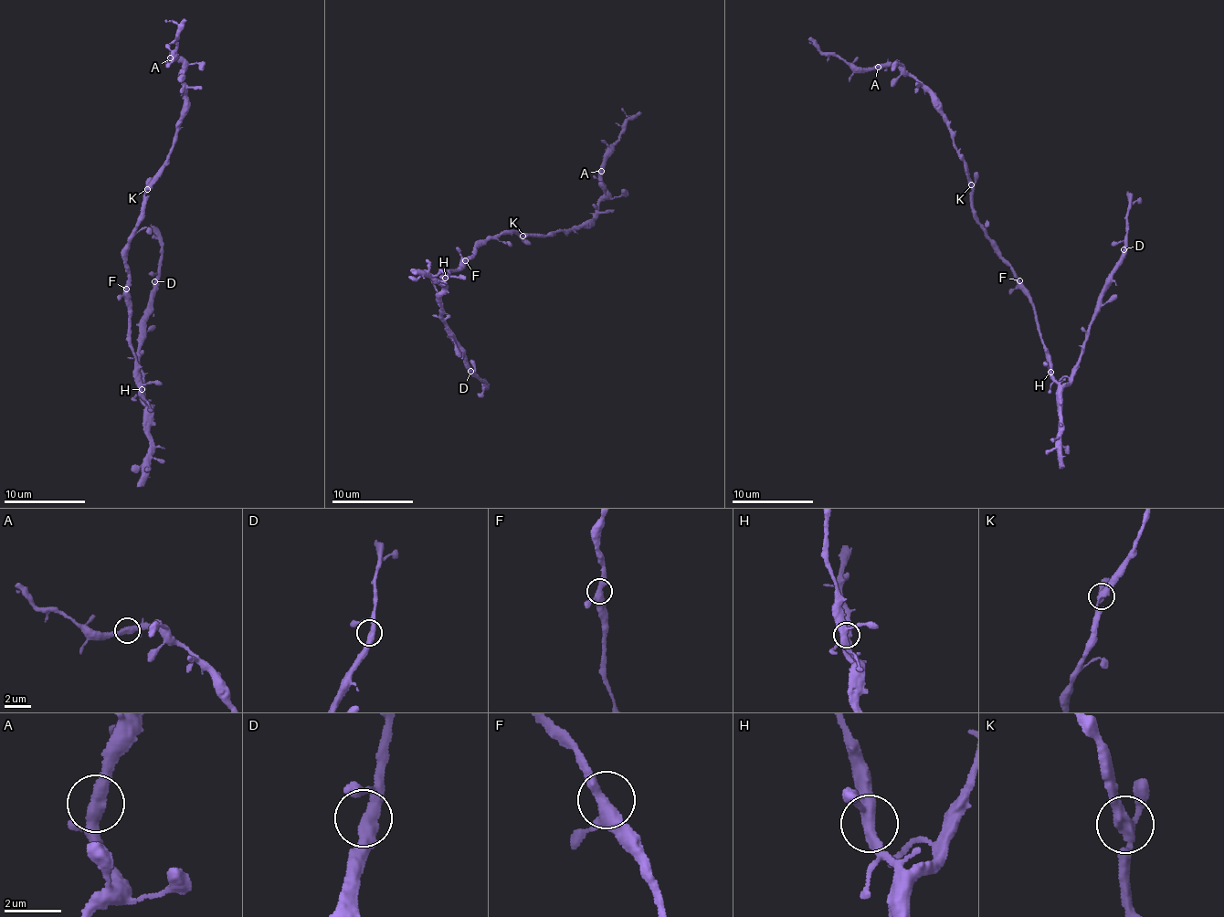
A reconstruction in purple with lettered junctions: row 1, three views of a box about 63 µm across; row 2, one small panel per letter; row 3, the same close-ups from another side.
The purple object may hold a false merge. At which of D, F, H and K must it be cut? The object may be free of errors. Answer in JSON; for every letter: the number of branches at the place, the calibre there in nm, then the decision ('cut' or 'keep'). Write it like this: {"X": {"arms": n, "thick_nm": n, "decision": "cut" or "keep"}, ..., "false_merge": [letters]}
{"D": {"arms": 3, "thick_nm": 360, "decision": "keep"}, "F": {"arms": 3, "thick_nm": 360, "decision": "keep"}, "H": {"arms": 3, "thick_nm": 360, "decision": "keep"}, "K": {"arms": 3, "thick_nm": 320, "decision": "keep"}, "false_merge": []}

